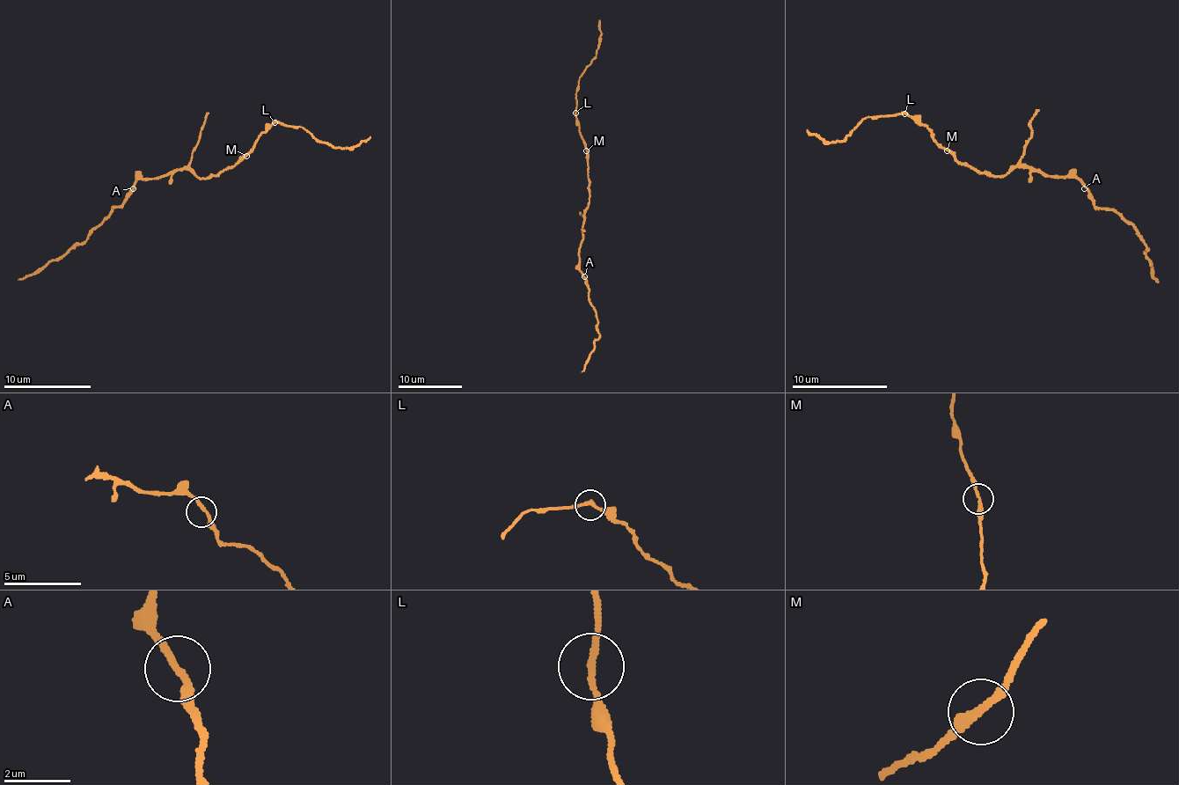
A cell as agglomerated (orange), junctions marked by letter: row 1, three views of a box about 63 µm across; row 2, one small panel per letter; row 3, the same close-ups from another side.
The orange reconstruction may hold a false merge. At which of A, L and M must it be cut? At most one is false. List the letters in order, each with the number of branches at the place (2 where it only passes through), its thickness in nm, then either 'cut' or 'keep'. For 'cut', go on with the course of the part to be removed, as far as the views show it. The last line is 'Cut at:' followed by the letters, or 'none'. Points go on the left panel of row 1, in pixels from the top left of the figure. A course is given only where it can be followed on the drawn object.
A: 2 branches meet; 200 nm thick; keep
L: 2 branches meet; 180 nm thick; keep
M: 2 branches meet; 200 nm thick; keep
Cut at: none

